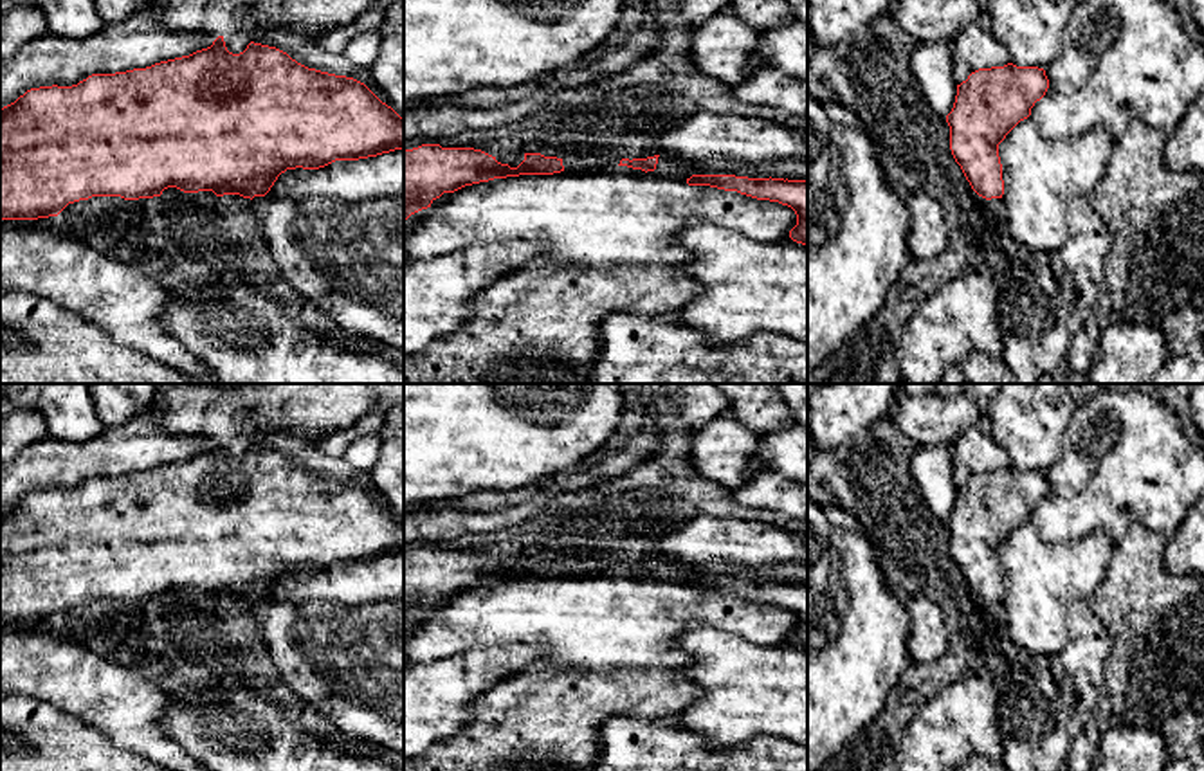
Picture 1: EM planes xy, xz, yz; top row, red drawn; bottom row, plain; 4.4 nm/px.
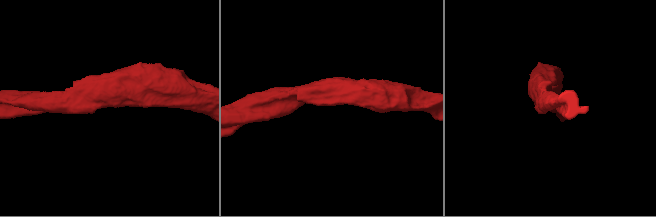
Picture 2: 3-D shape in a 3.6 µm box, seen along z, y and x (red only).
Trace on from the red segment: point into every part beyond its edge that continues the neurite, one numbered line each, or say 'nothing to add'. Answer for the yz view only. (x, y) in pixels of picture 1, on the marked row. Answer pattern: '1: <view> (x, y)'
nothing to add

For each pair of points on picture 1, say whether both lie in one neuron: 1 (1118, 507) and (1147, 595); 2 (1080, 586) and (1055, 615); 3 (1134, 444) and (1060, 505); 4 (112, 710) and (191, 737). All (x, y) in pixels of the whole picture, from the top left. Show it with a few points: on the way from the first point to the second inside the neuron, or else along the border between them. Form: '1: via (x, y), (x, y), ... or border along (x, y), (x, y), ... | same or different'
1: border along (1167, 537), (1132, 525), (1116, 544) | different
2: via (1073, 589), (1055, 607) | same
3: via (1116, 462), (1078, 499) | same
4: border along (155, 687), (168, 698), (164, 730), (188, 752) | different

